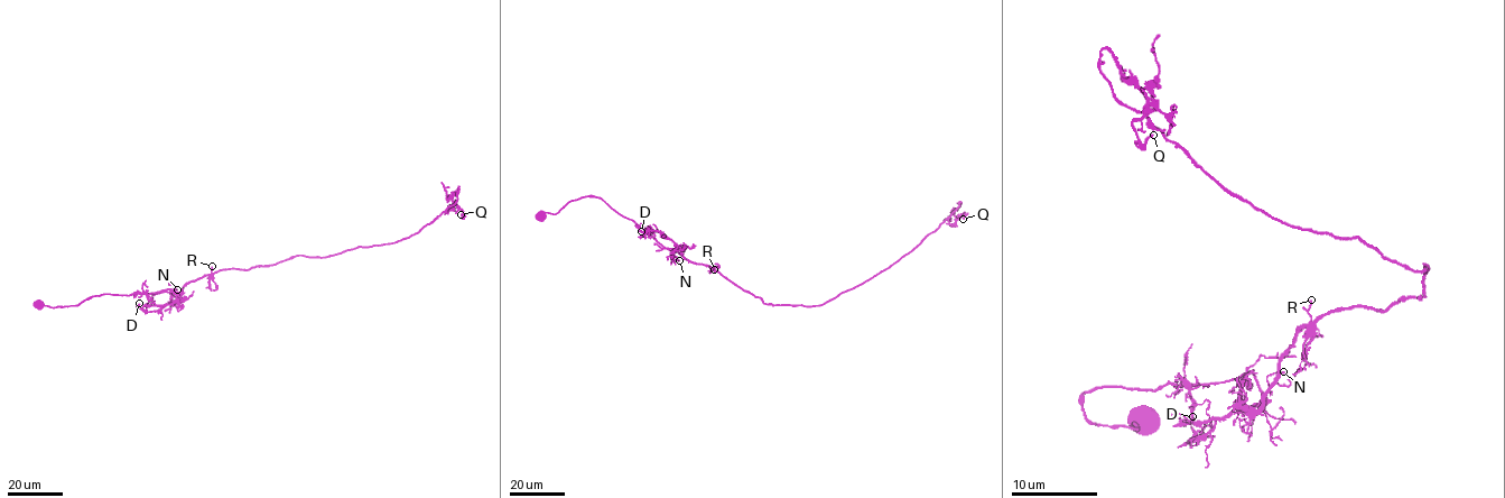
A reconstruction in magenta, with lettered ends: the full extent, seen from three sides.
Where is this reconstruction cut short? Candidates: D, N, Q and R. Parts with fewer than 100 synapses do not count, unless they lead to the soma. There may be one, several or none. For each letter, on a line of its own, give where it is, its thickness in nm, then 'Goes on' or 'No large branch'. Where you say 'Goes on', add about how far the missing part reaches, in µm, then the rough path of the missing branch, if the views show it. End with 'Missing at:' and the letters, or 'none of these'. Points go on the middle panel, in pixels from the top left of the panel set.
D: Place: (641, 231). Thickness 240 nm. No large branch
N: Place: (679, 260). Thickness 120 nm. No large branch
Q: Place: (963, 219). Thickness 170 nm. No large branch
R: Place: (714, 269). Thickness 110 nm. No large branch
Missing at: none of these

